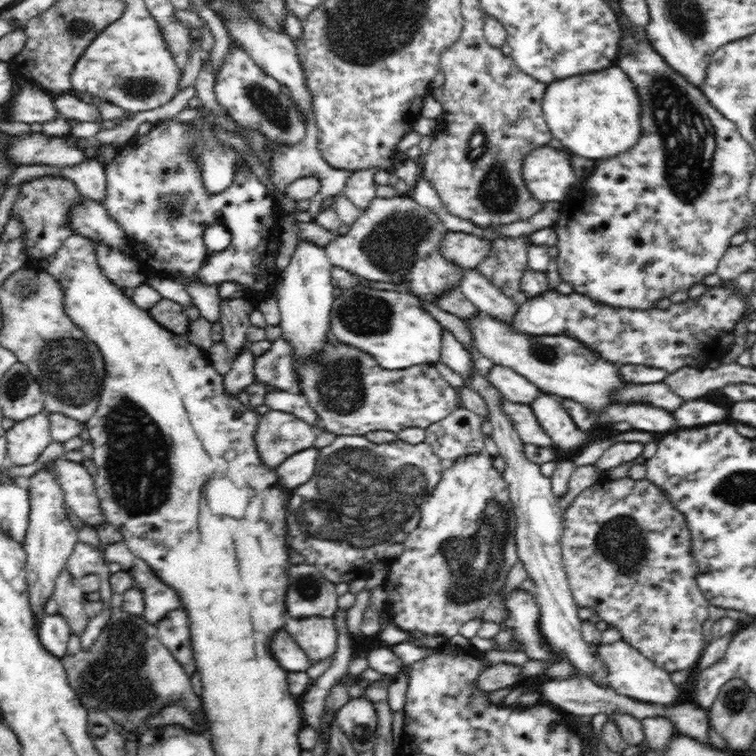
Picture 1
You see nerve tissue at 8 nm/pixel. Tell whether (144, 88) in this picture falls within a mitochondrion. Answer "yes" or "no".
yes

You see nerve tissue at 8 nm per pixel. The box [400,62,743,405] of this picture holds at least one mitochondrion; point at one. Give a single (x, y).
(686, 134)

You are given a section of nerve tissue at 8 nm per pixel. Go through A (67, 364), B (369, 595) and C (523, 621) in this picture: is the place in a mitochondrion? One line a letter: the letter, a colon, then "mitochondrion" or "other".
A: mitochondrion
B: other
C: other

